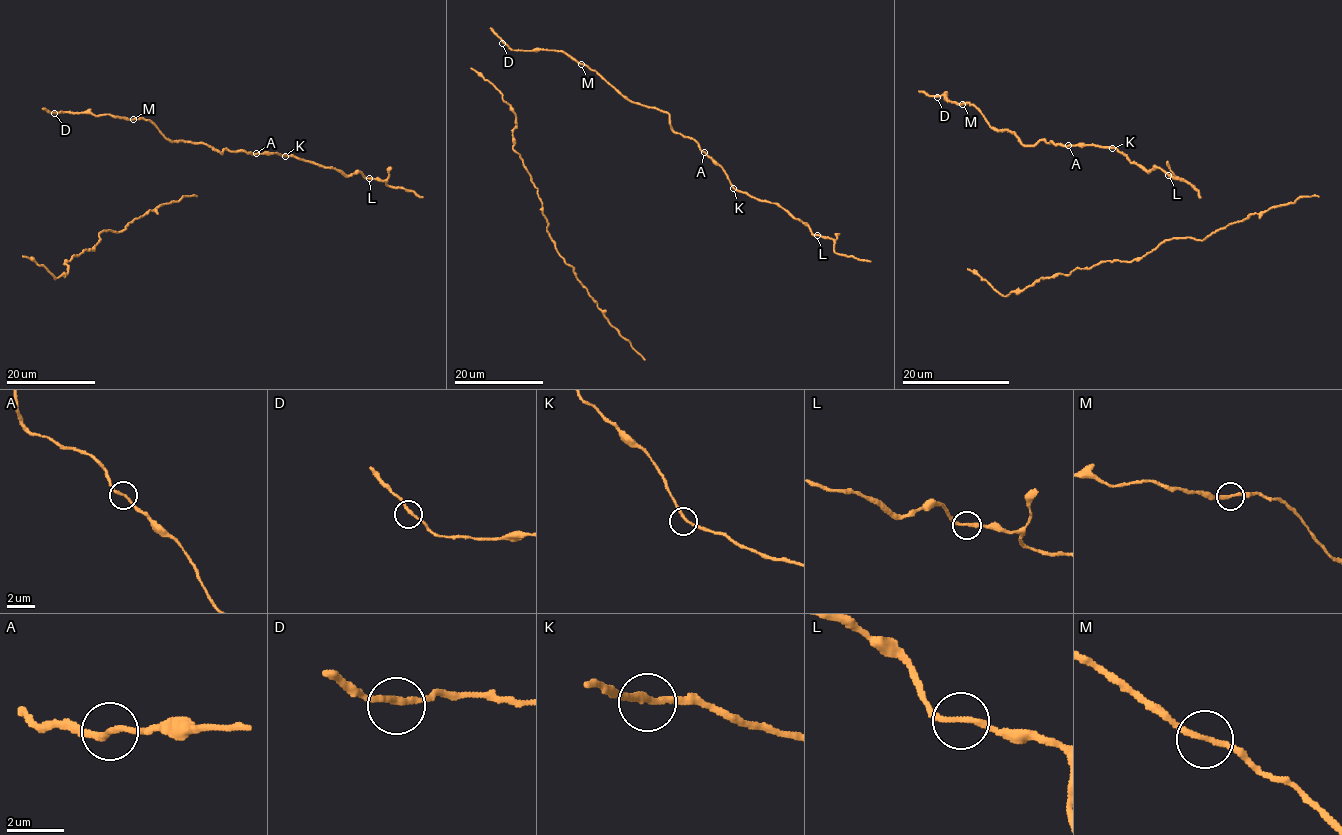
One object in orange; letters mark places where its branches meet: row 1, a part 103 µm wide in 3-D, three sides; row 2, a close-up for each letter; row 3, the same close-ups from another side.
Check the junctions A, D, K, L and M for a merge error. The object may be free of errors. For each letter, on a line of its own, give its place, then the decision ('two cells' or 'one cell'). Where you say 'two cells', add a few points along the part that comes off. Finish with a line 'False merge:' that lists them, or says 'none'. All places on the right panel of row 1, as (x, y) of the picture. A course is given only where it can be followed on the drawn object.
A: at (1068, 145); one cell
D: at (937, 97); one cell
K: at (1112, 148); one cell
L: at (1168, 175); one cell
M: at (962, 104); one cell
False merge: none

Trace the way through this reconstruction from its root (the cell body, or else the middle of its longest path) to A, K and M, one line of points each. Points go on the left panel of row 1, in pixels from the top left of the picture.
A: (54, 113), (90, 112), (96, 116), (148, 119), (172, 141), (206, 143), (221, 153), (224, 149), (256, 153)
K: (54, 113), (90, 112), (96, 116), (148, 119), (172, 141), (206, 143), (221, 153), (226, 149), (285, 156)
M: (54, 113), (90, 112), (133, 119)

